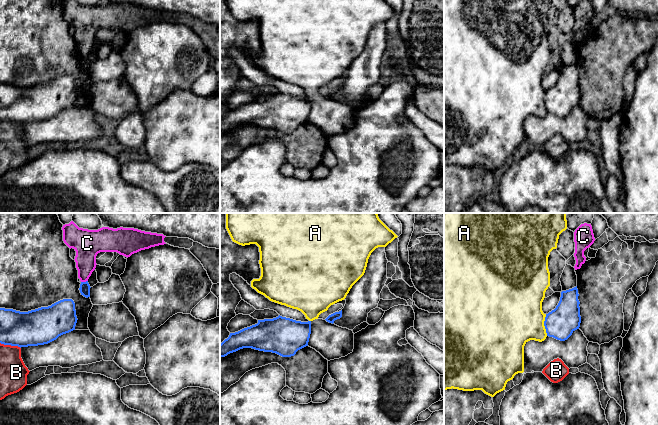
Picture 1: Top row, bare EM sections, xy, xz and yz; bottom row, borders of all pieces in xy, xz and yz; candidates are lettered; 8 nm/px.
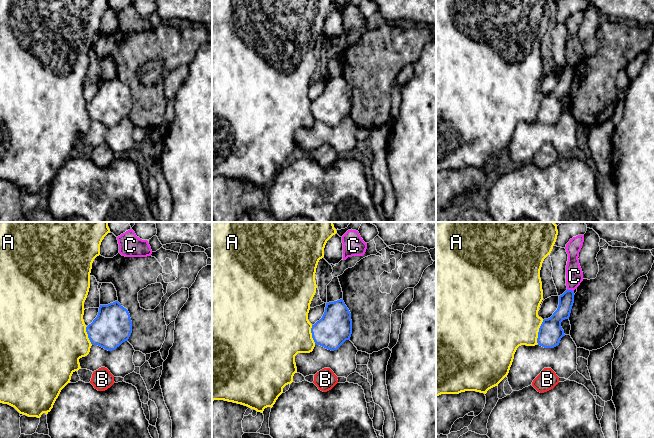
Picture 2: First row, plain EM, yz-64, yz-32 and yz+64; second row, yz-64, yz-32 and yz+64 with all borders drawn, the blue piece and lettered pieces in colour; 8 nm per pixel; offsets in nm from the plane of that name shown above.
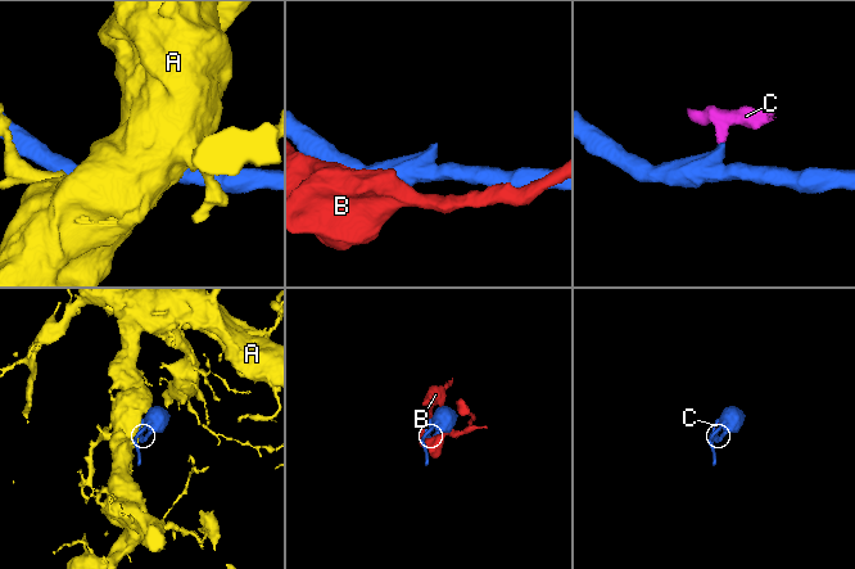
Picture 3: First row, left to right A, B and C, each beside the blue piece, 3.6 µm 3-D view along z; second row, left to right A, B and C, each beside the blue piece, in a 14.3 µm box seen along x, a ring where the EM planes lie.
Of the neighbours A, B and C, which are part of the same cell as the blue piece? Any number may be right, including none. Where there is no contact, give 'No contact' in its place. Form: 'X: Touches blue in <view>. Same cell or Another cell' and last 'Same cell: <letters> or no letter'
A: Touches blue in yz. Another cell
B: Touches blue in xy. Another cell
C: Touches blue in xy. Another cell
Same cell: no letter

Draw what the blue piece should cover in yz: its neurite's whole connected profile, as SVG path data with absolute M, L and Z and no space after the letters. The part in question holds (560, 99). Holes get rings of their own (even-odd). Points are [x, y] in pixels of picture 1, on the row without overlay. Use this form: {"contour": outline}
{"contour": "M577 62L561 68L558 81L545 93L544 102L547 112L565 117L579 105L581 92L578 72Z"}

